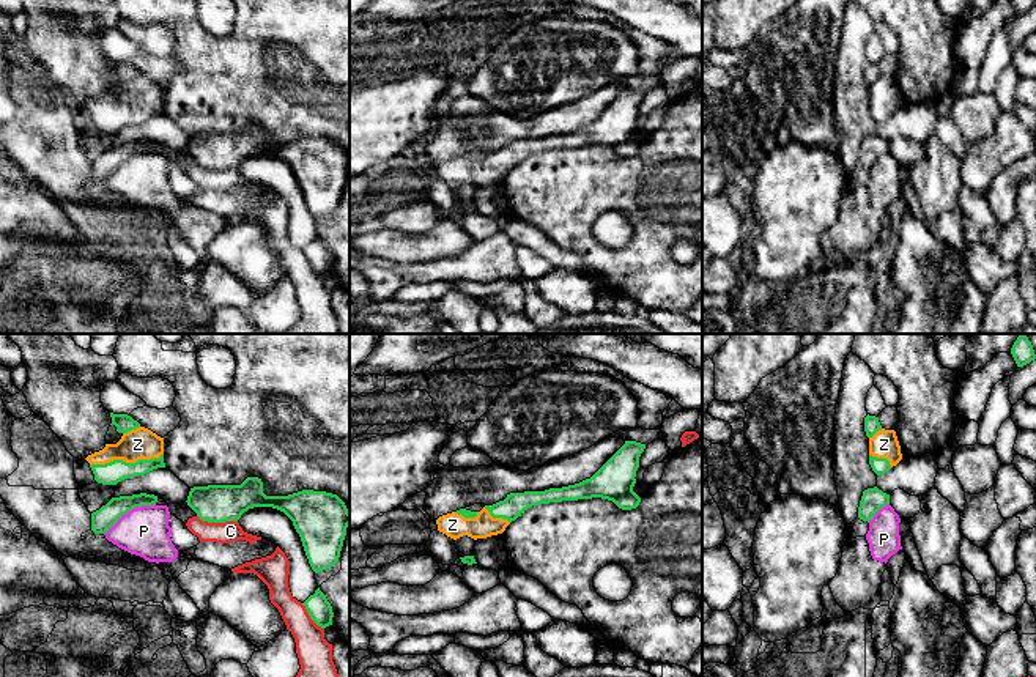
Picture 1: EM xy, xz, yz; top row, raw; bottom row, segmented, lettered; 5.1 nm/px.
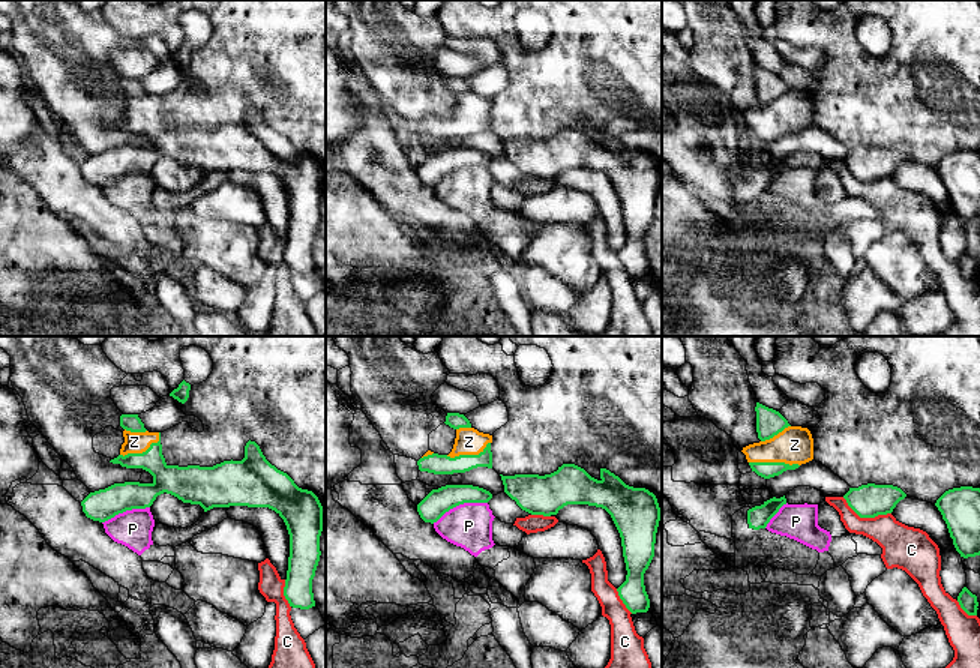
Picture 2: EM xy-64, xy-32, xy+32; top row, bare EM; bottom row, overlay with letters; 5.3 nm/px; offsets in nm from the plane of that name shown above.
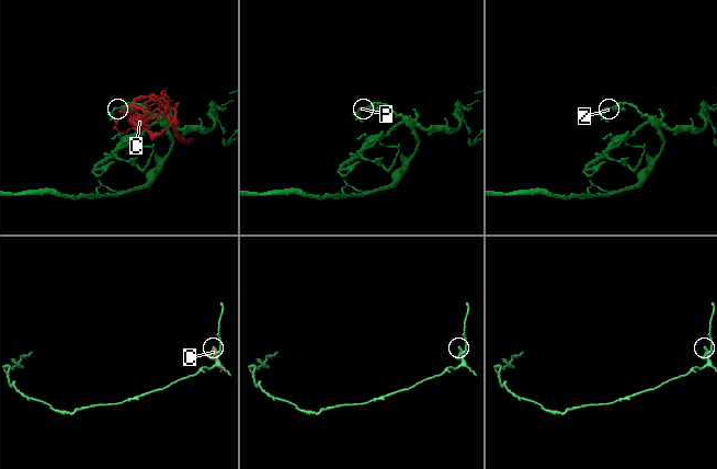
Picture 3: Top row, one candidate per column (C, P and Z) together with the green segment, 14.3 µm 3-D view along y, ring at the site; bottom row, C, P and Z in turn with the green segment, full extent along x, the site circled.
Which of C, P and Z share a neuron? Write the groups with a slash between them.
C / P / Z

